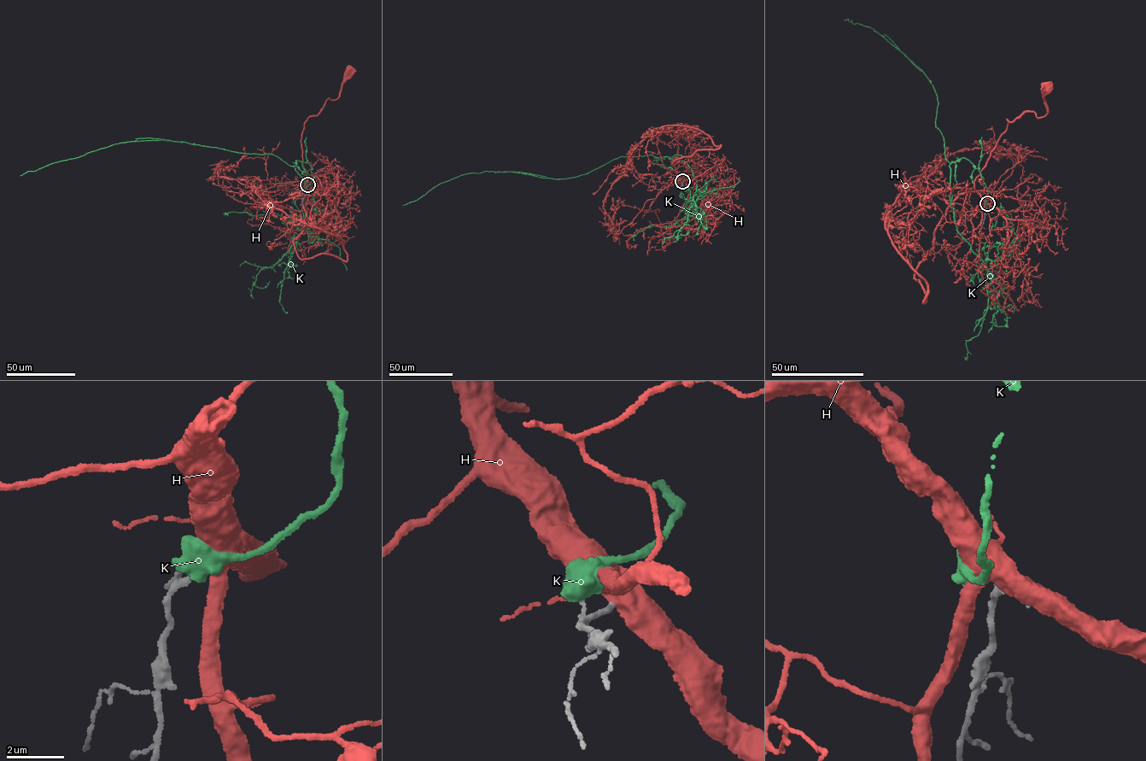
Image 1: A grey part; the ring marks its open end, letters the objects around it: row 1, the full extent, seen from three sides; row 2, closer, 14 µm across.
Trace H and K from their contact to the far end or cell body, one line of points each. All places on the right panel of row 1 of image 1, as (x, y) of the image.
H: (987, 203), (974, 180), (1006, 120), (1026, 112), (1038, 119), (1046, 114), (1045, 90)
K: (986, 202), (978, 169), (965, 158), (946, 159), (935, 126), (937, 97), (921, 70), (872, 28), (844, 20)

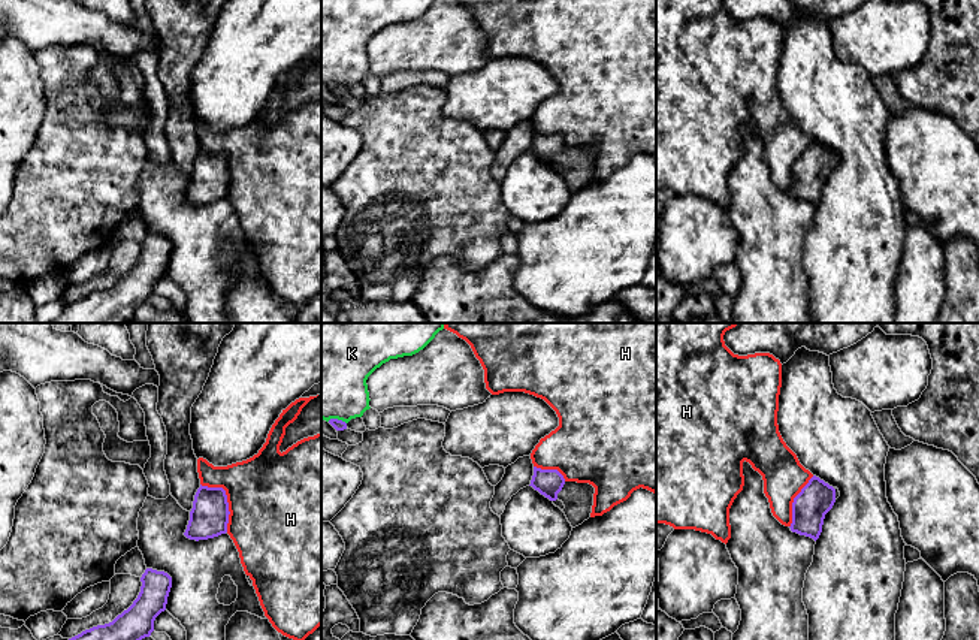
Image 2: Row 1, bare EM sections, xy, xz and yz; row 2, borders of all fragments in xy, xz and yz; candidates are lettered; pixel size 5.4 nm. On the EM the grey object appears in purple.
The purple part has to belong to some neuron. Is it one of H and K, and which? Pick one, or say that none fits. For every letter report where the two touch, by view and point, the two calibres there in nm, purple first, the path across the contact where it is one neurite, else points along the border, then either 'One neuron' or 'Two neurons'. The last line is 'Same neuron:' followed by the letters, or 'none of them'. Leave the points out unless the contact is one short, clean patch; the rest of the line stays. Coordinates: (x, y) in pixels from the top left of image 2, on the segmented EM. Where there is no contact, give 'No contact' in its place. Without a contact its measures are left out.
H: Touches purple at xy (226, 500). Thickness 200 nm (purple) against 480 nm. Boundary: xy (201, 483), (224, 491), (229, 512), (227, 531). Two neurons
K: Touches purple at xz (337, 419). Thickness 60 nm (purple) against 460 nm. Boundary: xz (328, 420), (338, 419), (346, 423). Two neurons
Same neuron: none of them

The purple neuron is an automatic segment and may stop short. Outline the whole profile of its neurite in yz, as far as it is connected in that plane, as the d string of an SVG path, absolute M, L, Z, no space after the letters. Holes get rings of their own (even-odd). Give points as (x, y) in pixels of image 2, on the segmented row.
M813 476L792 502L791 531L800 535L819 538L825 514L836 502L836 489Z

